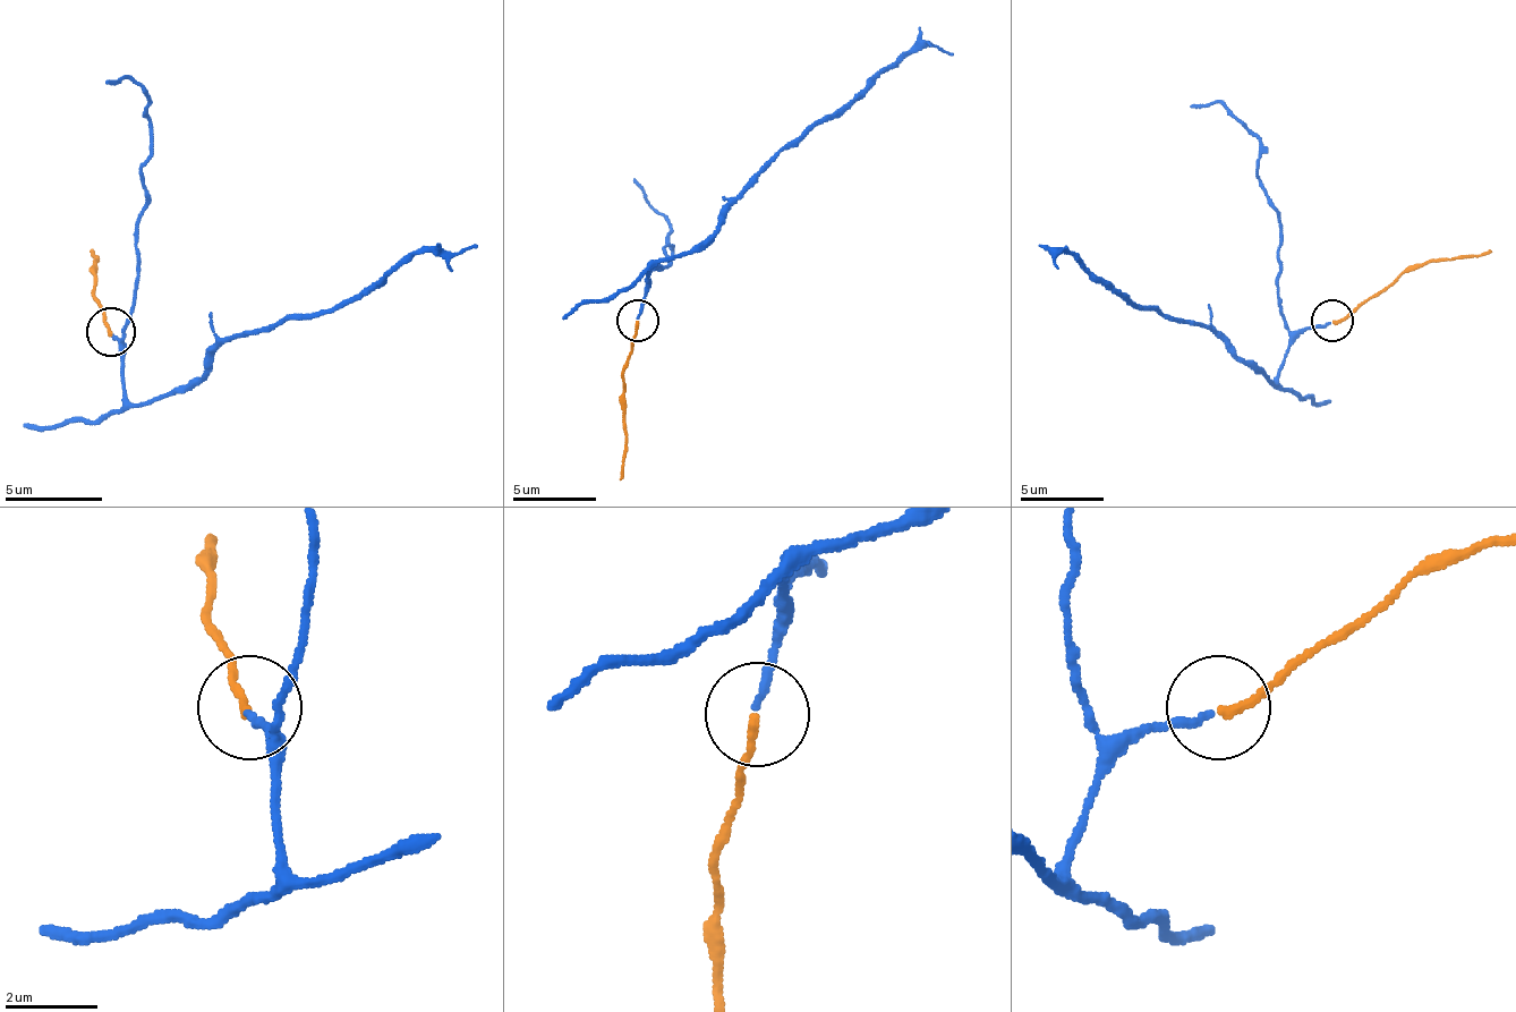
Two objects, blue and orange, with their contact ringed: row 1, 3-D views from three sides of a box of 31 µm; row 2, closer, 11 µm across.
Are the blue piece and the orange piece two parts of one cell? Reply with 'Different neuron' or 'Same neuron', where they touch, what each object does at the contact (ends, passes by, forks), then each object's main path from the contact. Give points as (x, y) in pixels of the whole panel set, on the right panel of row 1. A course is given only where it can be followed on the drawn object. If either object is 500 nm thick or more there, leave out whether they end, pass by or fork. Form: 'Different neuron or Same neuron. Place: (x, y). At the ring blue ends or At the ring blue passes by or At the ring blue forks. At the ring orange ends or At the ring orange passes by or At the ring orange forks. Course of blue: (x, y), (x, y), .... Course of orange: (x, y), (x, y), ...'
Same neuron. Place: (1333, 321). At the ring blue ends. At the ring orange ends. Course of blue: (1329, 324), (1308, 328), (1287, 349), (1275, 382), (1203, 328), (1115, 295), (1081, 261), (1056, 253), (1065, 248). Course of orange: (1334, 320), (1388, 290), (1430, 261), (1492, 253)

